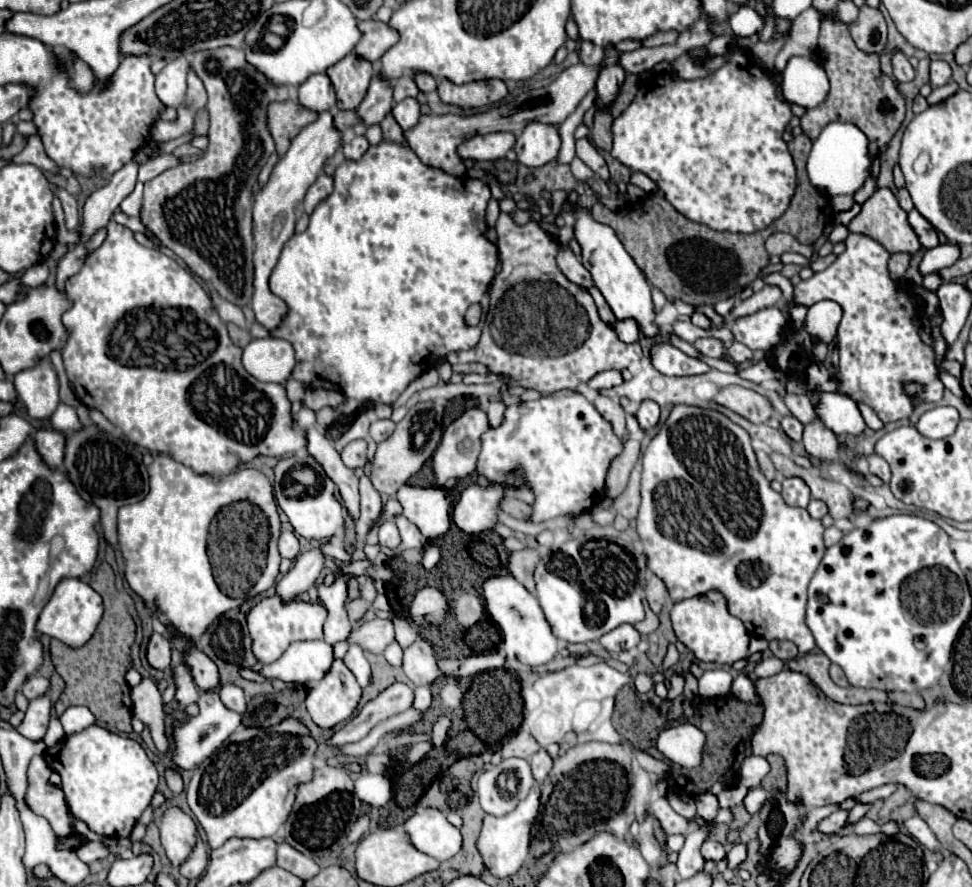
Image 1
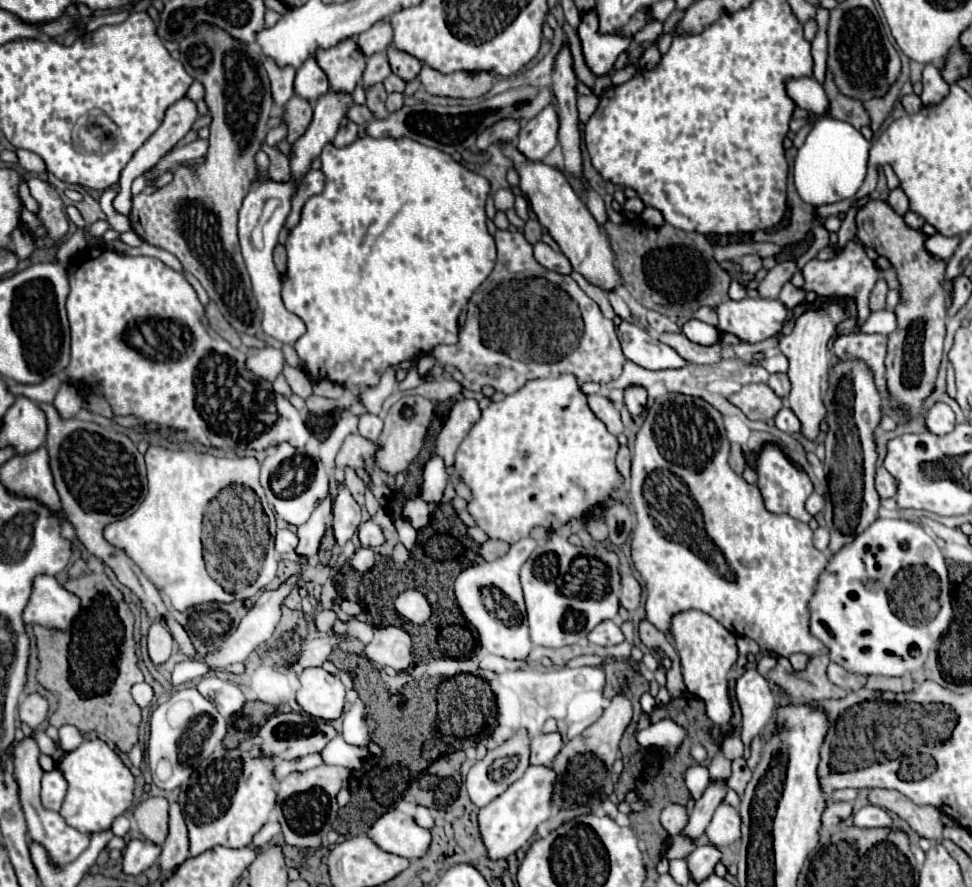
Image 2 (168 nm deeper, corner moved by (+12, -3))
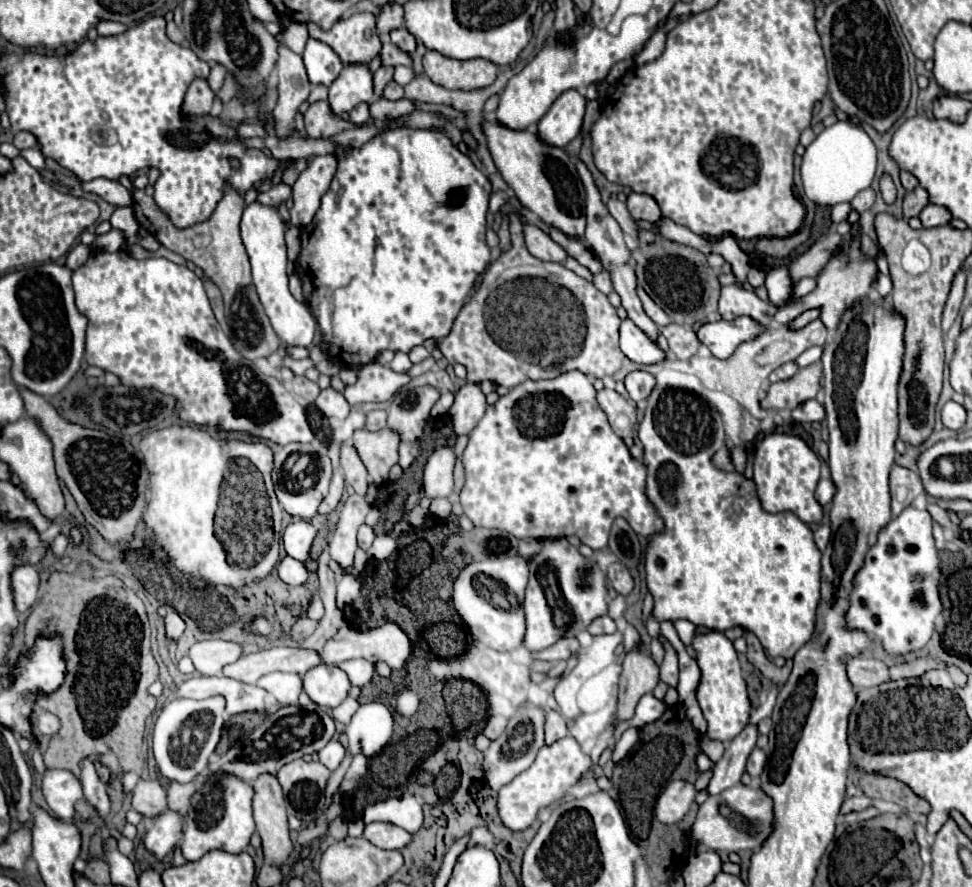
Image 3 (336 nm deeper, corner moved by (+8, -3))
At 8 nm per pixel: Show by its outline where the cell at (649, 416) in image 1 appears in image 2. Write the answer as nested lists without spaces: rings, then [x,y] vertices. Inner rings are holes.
[[[631,386],[625,390],[625,406],[633,418],[641,416],[641,412],[645,410],[645,404],[647,404],[647,392],[643,388]]]

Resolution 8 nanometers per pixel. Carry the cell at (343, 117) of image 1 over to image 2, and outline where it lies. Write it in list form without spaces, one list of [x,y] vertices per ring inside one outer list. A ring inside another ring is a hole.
[[[357,104],[351,106],[345,116],[347,116],[351,122],[355,122],[357,126],[365,126],[367,122],[373,120],[373,114],[369,112],[369,108],[367,108],[367,106],[357,106]]]

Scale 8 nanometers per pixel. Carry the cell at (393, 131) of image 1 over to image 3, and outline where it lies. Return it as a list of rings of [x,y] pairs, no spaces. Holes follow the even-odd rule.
[[[381,66],[377,72],[375,72],[375,76],[373,76],[373,82],[375,82],[375,94],[381,94],[381,90],[383,90],[383,86],[393,78],[393,66]]]

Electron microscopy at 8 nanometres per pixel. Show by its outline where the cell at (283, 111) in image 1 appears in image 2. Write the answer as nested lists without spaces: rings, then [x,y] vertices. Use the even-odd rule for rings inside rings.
[[[293,96],[285,106],[283,106],[283,122],[287,124],[287,142],[295,142],[309,126],[311,122],[311,104],[299,96]]]

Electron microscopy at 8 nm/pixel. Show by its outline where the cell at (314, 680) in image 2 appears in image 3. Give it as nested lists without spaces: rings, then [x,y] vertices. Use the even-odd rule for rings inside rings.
[[[319,664],[305,674],[303,686],[315,704],[335,708],[347,698],[351,682],[341,668]]]

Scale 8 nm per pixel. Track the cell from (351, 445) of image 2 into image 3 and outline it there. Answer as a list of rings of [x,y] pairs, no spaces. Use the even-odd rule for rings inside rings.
[[[387,426],[377,432],[357,430],[353,434],[353,446],[357,448],[373,482],[375,484],[385,482],[391,466],[397,464],[397,458],[399,458],[397,456],[399,434]]]

